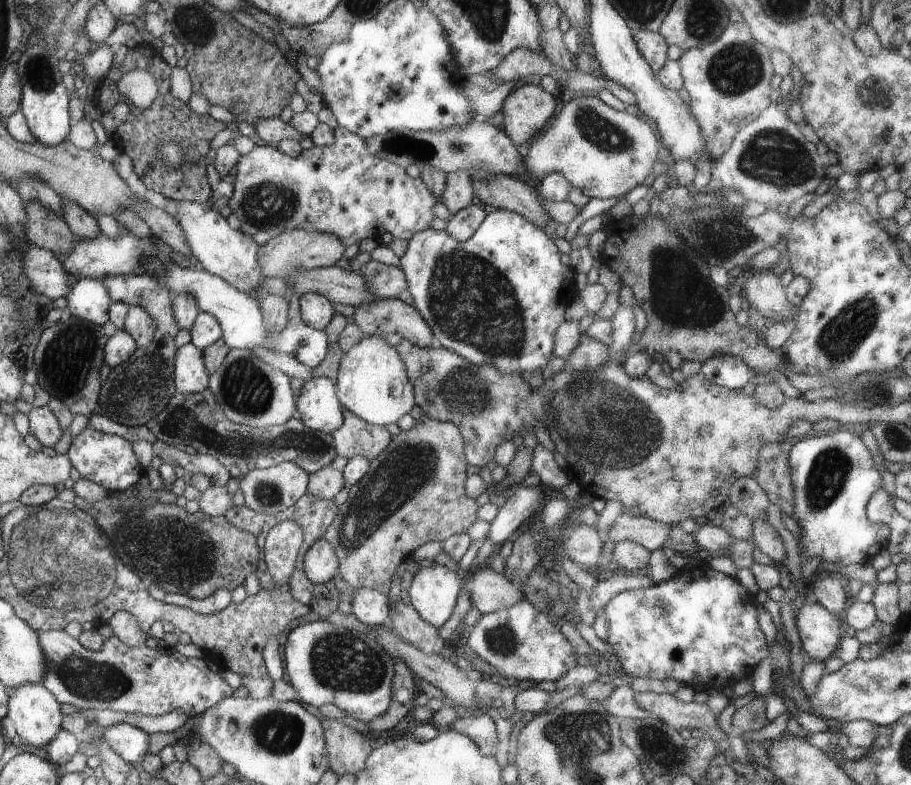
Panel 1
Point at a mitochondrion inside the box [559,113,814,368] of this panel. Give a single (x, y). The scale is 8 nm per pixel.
(686, 306)

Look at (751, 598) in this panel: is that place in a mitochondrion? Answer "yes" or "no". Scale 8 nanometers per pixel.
no

